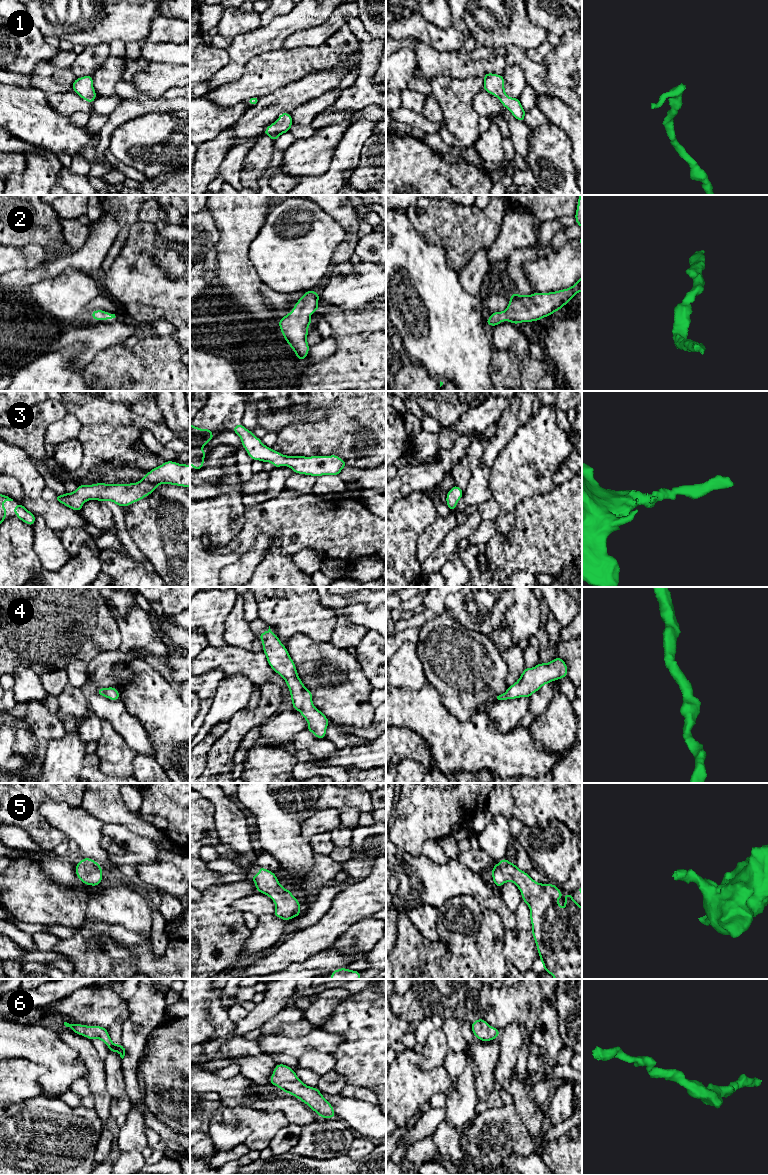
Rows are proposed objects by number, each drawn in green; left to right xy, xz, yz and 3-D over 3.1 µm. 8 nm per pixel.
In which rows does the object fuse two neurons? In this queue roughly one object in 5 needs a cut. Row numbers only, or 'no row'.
no row

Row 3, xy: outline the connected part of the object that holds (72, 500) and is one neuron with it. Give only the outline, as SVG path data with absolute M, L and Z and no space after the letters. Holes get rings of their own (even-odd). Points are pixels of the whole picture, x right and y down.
M166 461L146 473L137 483L78 485L74 492L56 495L55 500L78 512L89 500L112 501L124 508L150 495L163 483L189 488L190 466Z

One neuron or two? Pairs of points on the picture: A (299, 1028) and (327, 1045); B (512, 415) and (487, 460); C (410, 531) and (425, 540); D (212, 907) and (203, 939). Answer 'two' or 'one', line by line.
A: two
B: one
C: two
D: one

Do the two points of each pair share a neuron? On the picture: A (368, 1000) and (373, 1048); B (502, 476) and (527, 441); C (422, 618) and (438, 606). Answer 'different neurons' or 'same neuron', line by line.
A: same neuron
B: same neuron
C: different neurons

